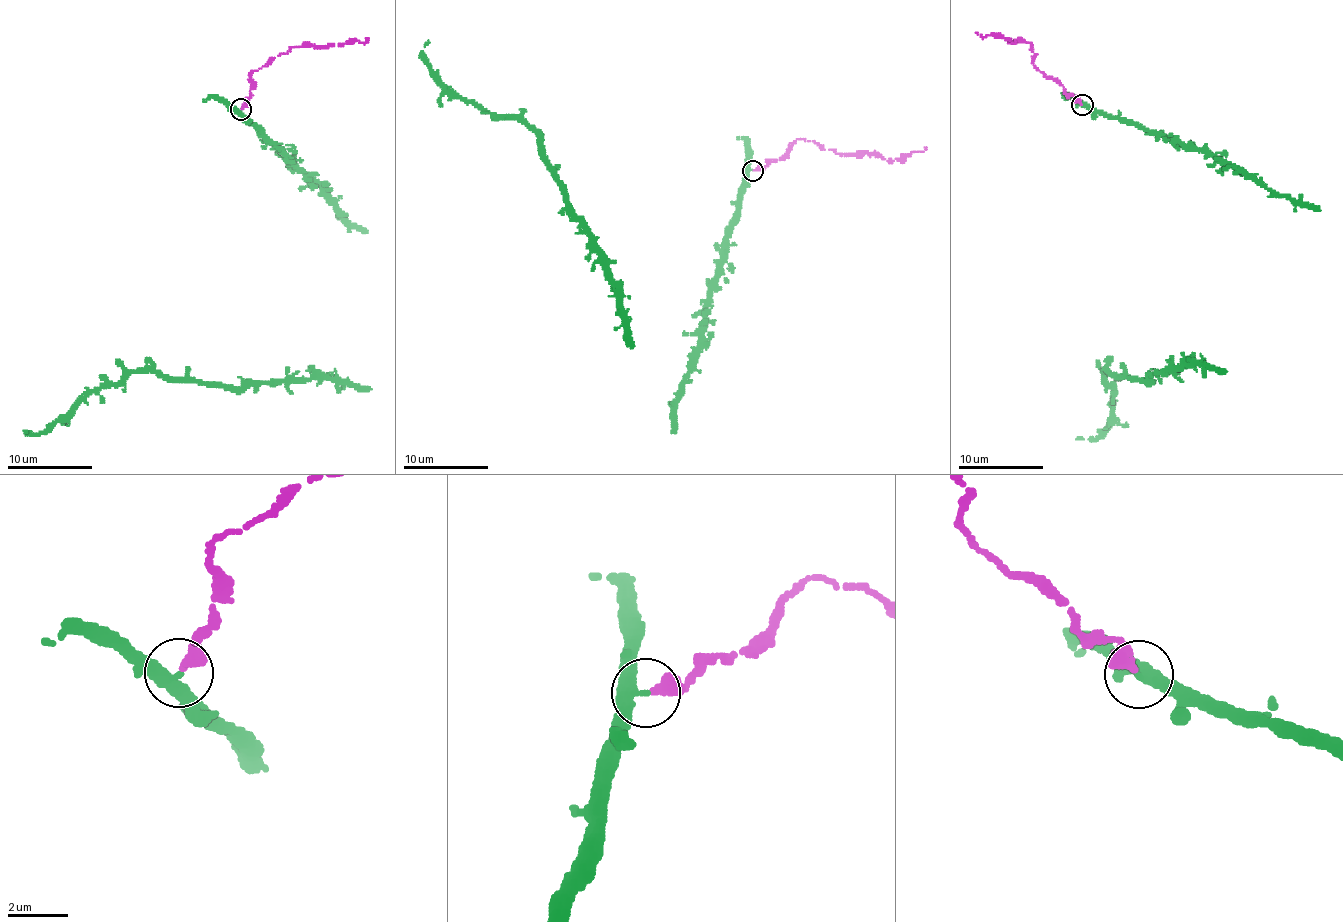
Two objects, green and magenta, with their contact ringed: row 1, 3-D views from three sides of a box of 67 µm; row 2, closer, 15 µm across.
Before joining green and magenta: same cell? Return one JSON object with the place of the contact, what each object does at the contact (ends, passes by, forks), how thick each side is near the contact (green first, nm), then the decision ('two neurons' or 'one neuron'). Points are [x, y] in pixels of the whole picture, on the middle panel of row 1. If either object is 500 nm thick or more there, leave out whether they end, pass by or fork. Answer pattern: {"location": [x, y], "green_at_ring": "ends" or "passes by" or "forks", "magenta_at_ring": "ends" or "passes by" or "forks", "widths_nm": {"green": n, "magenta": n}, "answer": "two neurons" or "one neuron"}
{"location": [752, 170], "green_at_ring": "passes by", "magenta_at_ring": "ends", "widths_nm": {"green": 280, "magenta": 400}, "answer": "two neurons"}

